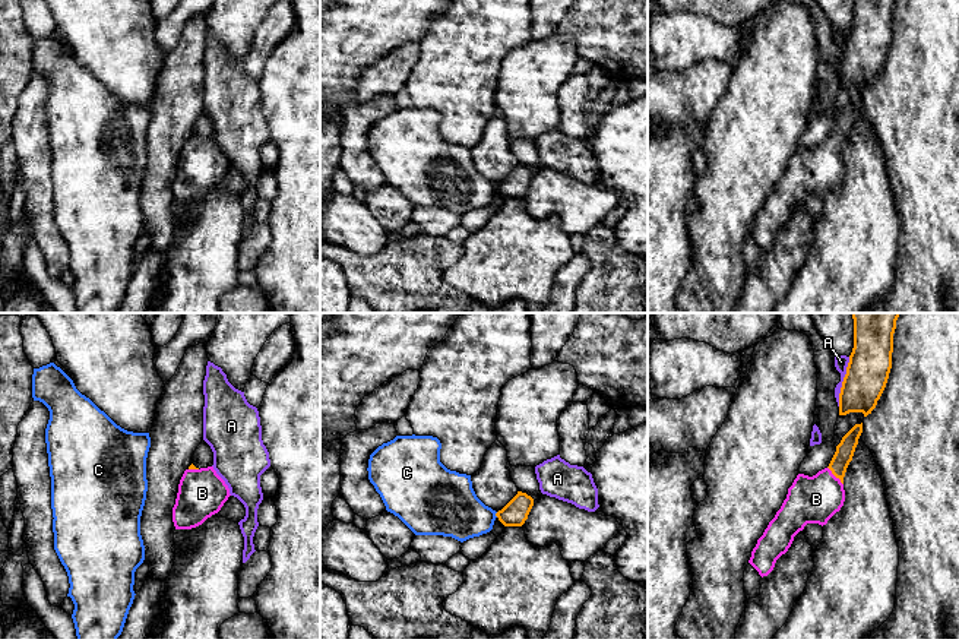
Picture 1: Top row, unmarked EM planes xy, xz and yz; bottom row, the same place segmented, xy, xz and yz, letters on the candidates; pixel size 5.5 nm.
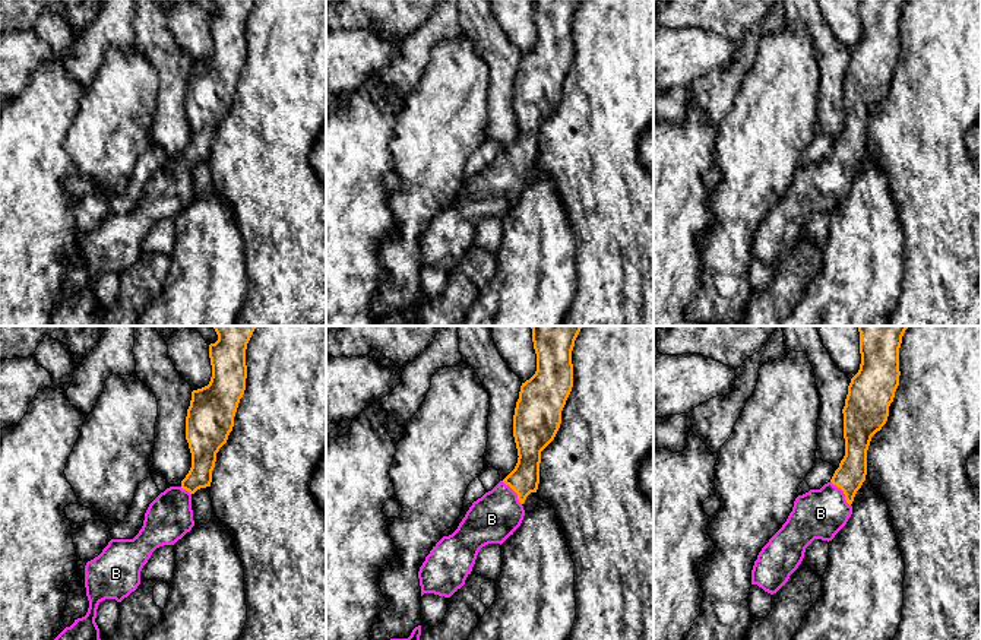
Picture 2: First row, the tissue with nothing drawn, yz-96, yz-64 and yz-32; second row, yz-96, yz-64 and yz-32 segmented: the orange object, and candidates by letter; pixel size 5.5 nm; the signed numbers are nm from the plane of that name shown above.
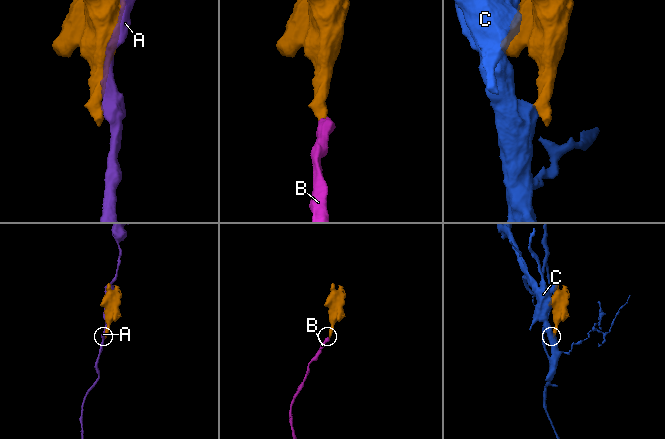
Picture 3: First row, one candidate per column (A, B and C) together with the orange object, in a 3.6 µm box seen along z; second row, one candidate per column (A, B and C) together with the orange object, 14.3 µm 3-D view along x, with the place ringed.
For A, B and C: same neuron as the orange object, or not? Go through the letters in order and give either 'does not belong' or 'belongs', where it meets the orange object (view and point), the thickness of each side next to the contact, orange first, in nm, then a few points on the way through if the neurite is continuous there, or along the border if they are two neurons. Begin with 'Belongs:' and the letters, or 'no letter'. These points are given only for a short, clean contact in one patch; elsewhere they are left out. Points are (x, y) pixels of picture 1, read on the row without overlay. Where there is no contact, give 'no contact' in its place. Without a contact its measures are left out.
Belongs: B
A: does not belong; contact yz (842, 54); calibres 240 and 80 nm
B: belongs; contact yz (835, 148); calibres 100 and 260 nm; way yz (845, 122), (835, 148), (816, 171)
C: does not belong; contact xz (496, 187); calibres 140 and 300 nm; border xz (497, 184), (496, 189)

